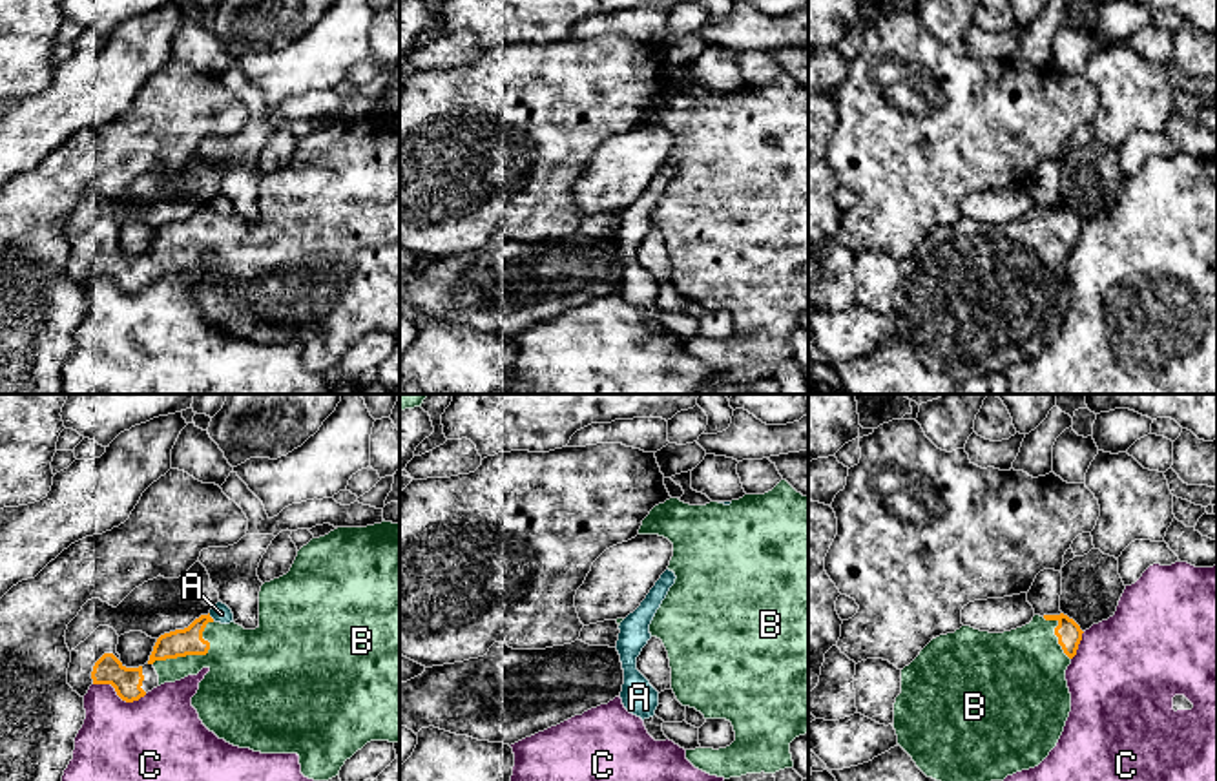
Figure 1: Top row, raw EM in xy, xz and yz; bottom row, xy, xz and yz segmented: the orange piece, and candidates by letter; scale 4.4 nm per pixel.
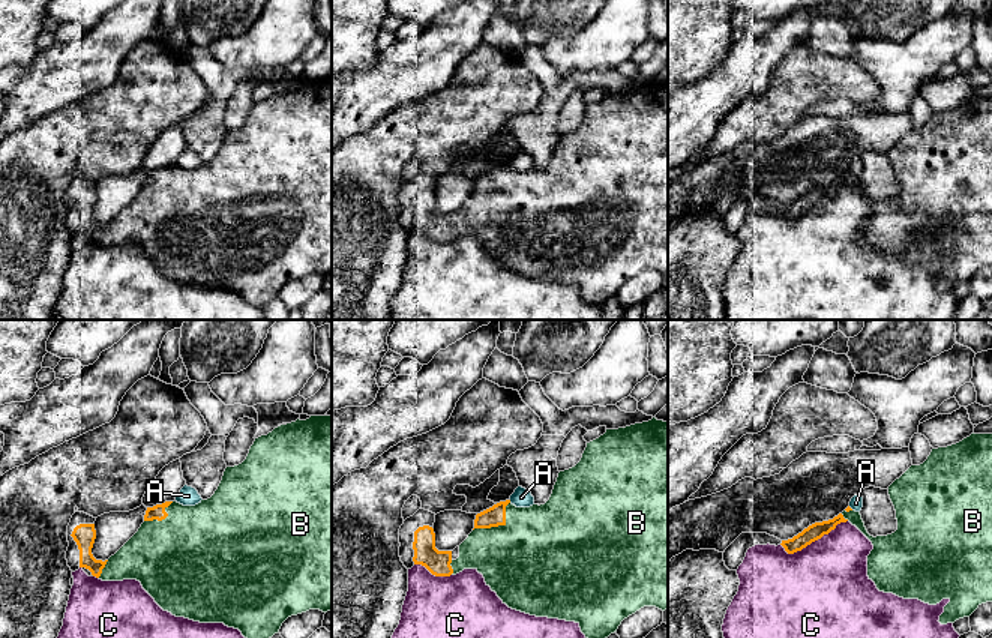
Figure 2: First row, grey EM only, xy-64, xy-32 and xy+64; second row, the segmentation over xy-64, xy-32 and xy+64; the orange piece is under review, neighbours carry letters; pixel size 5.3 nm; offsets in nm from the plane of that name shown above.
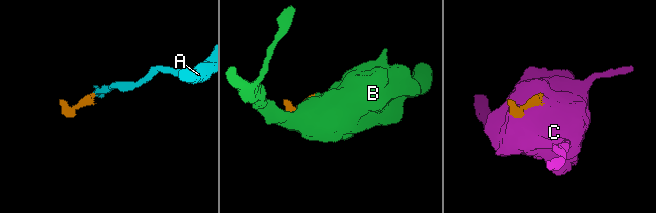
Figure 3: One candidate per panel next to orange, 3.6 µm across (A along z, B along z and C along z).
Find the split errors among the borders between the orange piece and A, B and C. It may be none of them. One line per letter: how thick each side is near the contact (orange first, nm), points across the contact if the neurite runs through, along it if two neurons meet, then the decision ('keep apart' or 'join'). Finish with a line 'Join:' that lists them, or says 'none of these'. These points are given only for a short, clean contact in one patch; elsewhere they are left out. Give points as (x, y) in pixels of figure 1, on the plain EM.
A: 120/80 nm | along xy (208, 205), (214, 210) | keep apart
B: 120/360 nm | join
C: 130/440 nm | keep apart
Join: B

